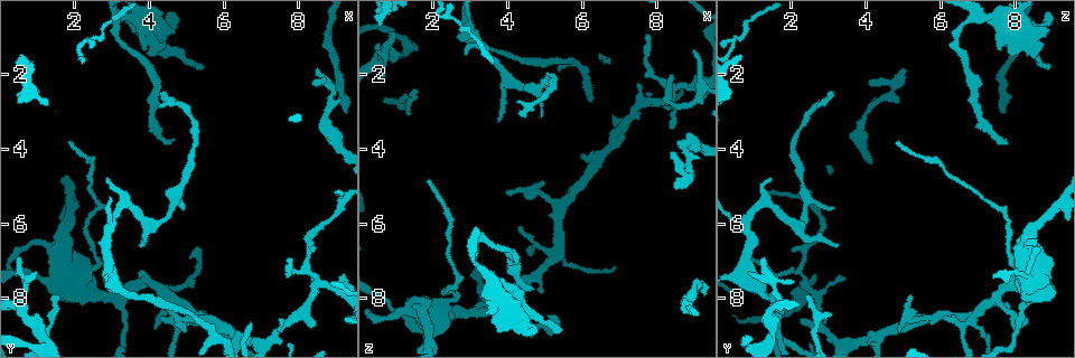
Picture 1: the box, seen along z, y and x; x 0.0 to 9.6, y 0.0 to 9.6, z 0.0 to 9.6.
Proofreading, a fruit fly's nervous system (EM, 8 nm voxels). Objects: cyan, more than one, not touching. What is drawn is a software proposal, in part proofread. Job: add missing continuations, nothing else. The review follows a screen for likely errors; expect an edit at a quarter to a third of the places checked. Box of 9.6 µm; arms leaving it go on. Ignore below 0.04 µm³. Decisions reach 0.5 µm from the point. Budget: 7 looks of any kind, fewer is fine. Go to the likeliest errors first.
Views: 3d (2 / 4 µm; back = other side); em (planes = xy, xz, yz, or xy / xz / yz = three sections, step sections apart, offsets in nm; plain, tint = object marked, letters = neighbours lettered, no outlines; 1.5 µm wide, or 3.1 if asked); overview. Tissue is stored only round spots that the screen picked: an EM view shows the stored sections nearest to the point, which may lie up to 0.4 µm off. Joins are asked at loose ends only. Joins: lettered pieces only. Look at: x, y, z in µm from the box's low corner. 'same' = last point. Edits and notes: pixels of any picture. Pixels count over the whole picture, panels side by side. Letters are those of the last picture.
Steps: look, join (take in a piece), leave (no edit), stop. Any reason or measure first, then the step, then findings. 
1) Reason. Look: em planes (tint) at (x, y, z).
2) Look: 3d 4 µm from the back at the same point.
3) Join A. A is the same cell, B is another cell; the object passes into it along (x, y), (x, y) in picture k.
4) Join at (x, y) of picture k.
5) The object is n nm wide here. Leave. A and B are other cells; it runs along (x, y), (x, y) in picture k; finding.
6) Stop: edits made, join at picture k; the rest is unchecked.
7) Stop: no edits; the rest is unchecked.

Tapers out. Look: em planes (letters) at (4.25, 2.45, 3.10).

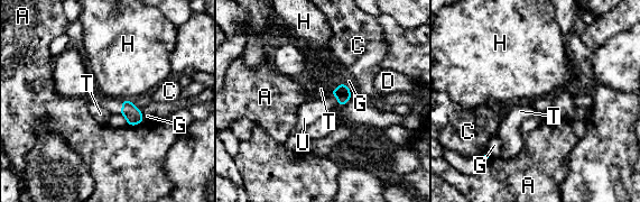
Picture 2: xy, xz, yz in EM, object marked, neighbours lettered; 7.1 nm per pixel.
Join U. U is the same cell, A, C, D, G, H and T are other cells; the object passes into it along (342, 92), (336, 97), (308, 112) in picture 2; the neuron continues.

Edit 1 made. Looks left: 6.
Look: overview.

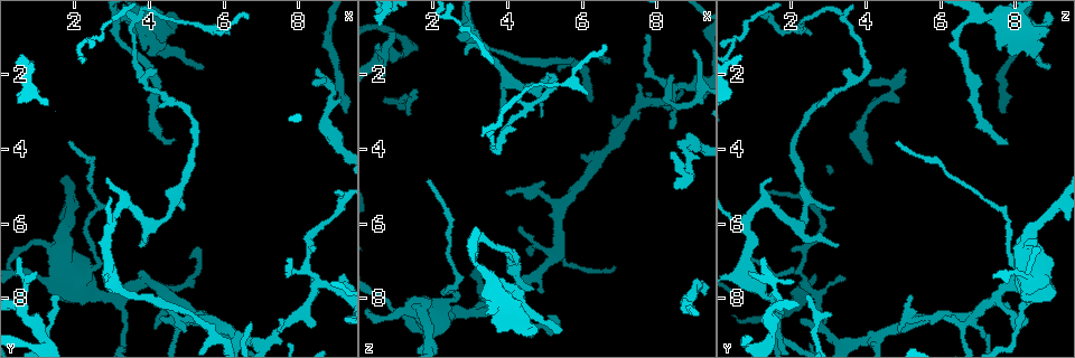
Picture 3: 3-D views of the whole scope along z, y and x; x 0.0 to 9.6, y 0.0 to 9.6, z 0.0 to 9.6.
Tapers out. Look: em planes (letters) at (9.05, 5.10, 1.40).

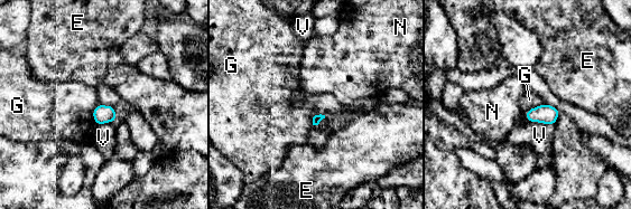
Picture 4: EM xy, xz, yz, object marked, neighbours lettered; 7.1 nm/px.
Leave. E, G, N and V are other cells; a border runs along (544, 103), (531, 107), (526, 119) in picture 4; none of them fits.

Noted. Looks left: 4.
Stop: edits made, join at picture 2; the rest is unchecked.

